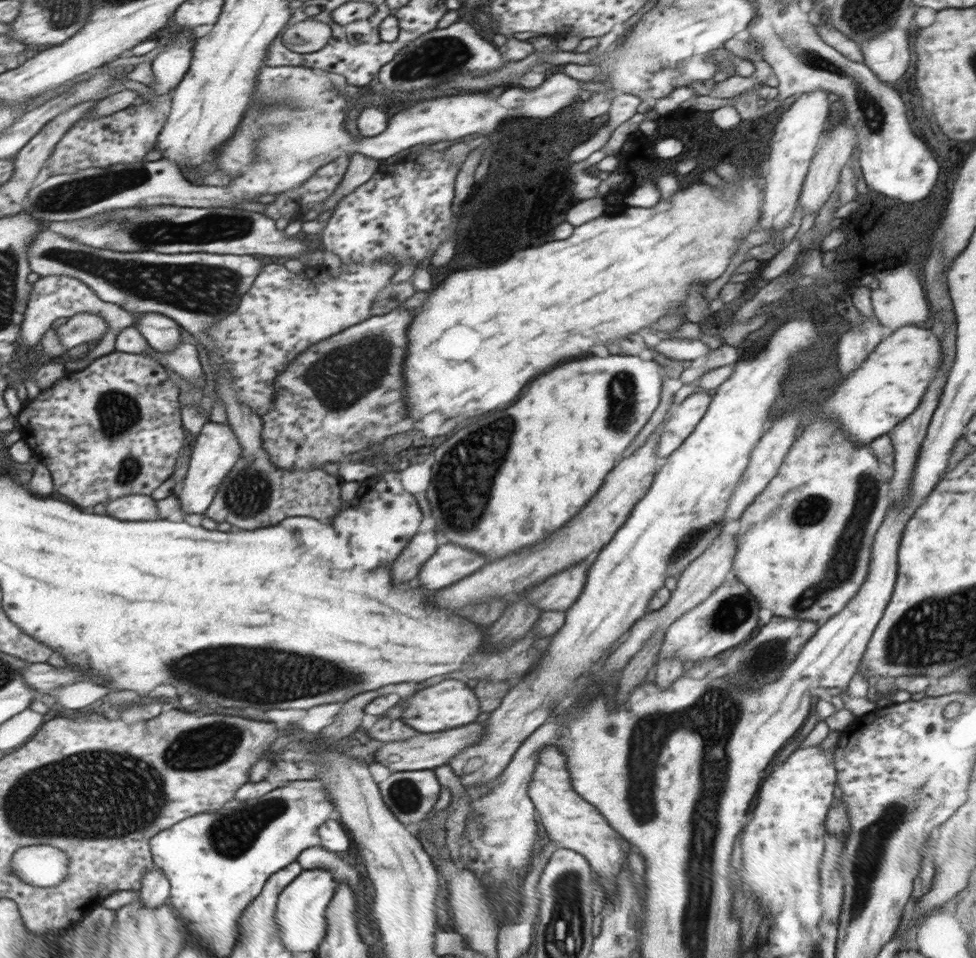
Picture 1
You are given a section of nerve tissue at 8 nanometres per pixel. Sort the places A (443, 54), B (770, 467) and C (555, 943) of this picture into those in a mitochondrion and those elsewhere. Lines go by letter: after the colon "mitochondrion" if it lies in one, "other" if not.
A: mitochondrion
B: other
C: mitochondrion

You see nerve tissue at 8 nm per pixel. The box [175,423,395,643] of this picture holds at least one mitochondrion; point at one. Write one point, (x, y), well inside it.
(248, 495)

